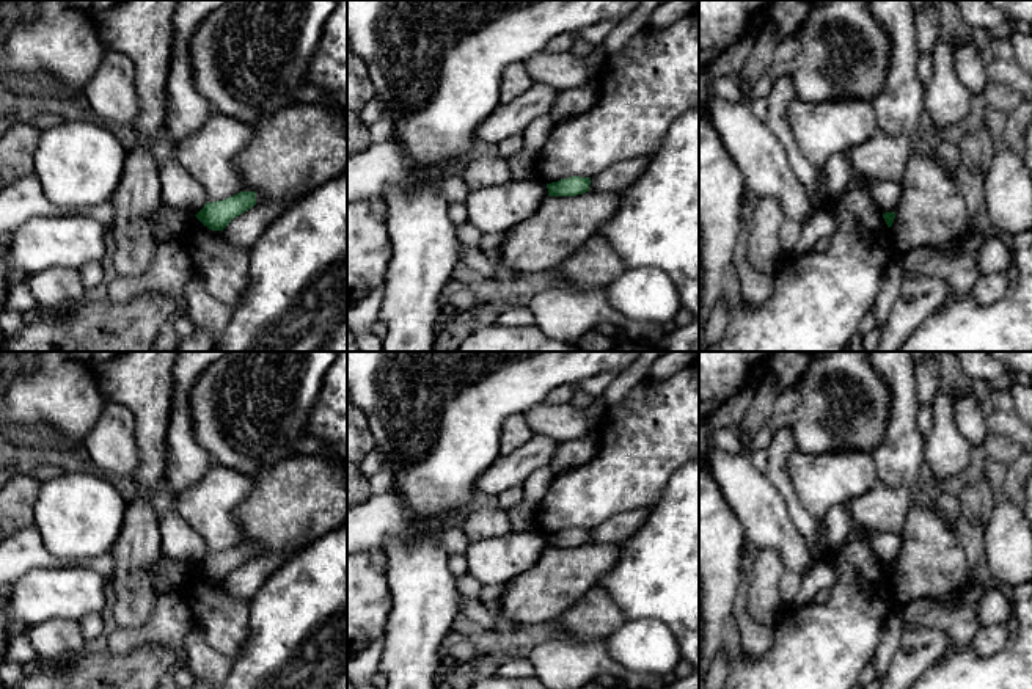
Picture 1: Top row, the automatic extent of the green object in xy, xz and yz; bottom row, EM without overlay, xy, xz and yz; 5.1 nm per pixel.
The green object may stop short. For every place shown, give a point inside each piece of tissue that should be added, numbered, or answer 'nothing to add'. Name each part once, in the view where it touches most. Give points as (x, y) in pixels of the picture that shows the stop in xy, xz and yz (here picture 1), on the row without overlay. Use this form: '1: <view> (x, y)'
nothing to add

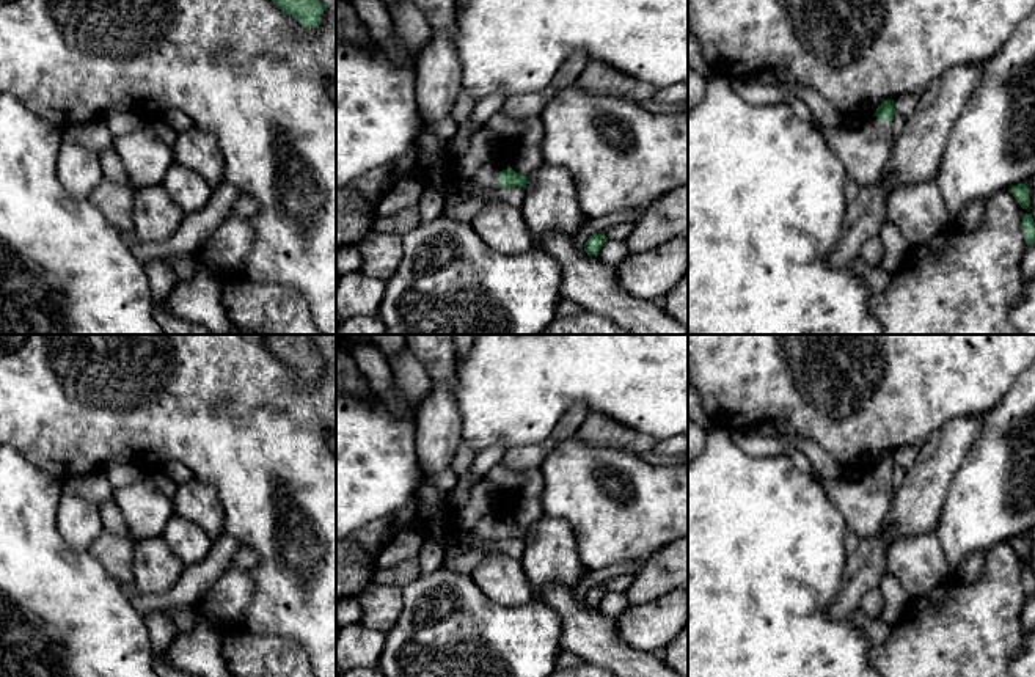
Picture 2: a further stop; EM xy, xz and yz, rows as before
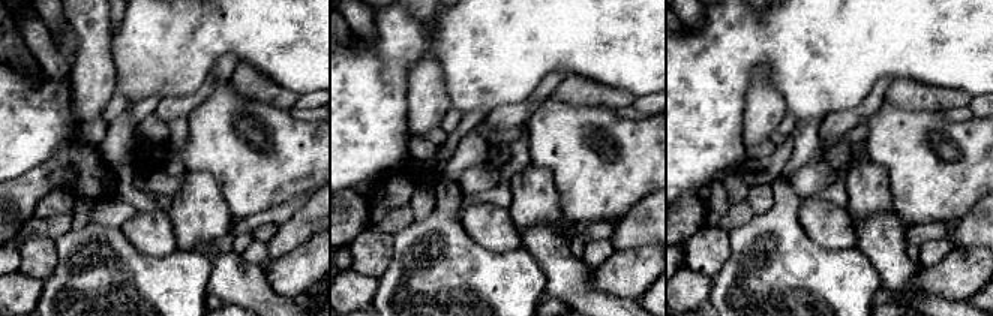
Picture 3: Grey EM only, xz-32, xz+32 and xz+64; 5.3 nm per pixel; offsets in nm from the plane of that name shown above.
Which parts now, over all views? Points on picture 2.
1: xz (487, 528)

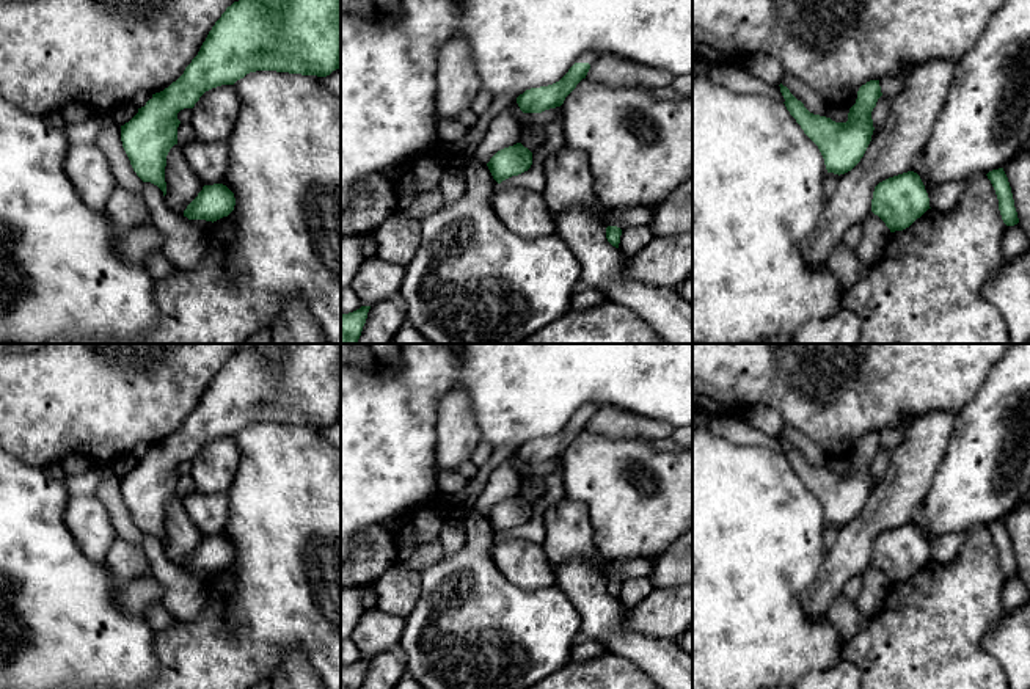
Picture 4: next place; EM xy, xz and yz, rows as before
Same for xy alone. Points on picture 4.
nothing to add

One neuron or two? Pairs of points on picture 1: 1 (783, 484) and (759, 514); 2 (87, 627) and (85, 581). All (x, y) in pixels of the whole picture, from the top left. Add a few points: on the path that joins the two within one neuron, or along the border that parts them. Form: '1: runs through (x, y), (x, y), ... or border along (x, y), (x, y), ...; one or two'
1: border along (765, 476), (781, 496), (794, 523); two
2: border along (99, 612), (90, 612), (79, 620); two

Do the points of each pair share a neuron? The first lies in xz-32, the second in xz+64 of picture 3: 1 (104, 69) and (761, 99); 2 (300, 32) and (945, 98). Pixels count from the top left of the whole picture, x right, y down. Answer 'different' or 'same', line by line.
1: same
2: different

